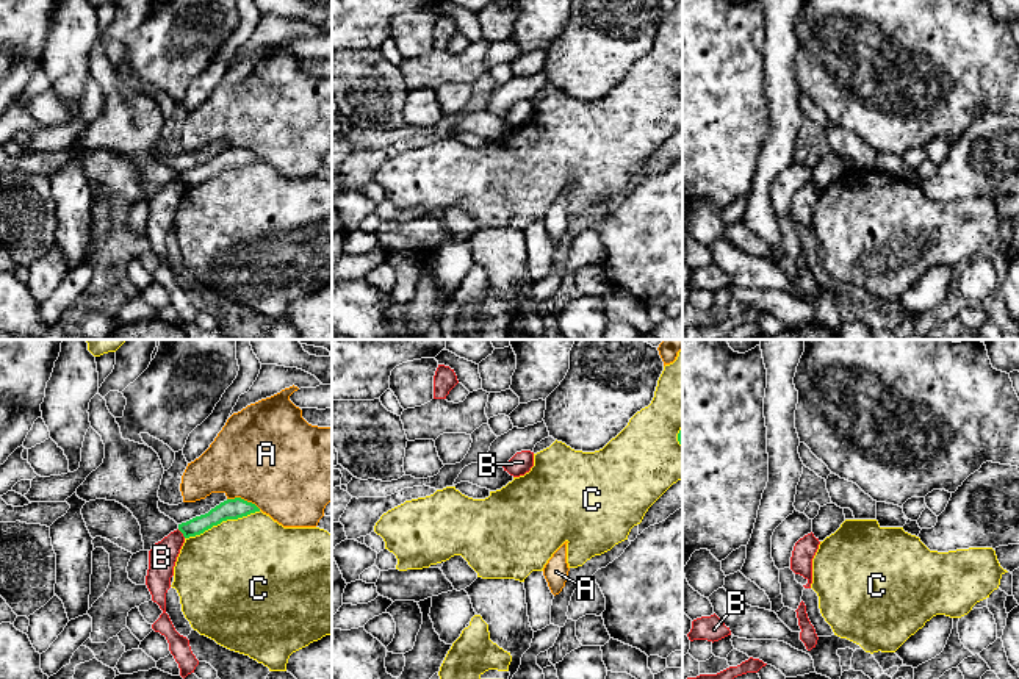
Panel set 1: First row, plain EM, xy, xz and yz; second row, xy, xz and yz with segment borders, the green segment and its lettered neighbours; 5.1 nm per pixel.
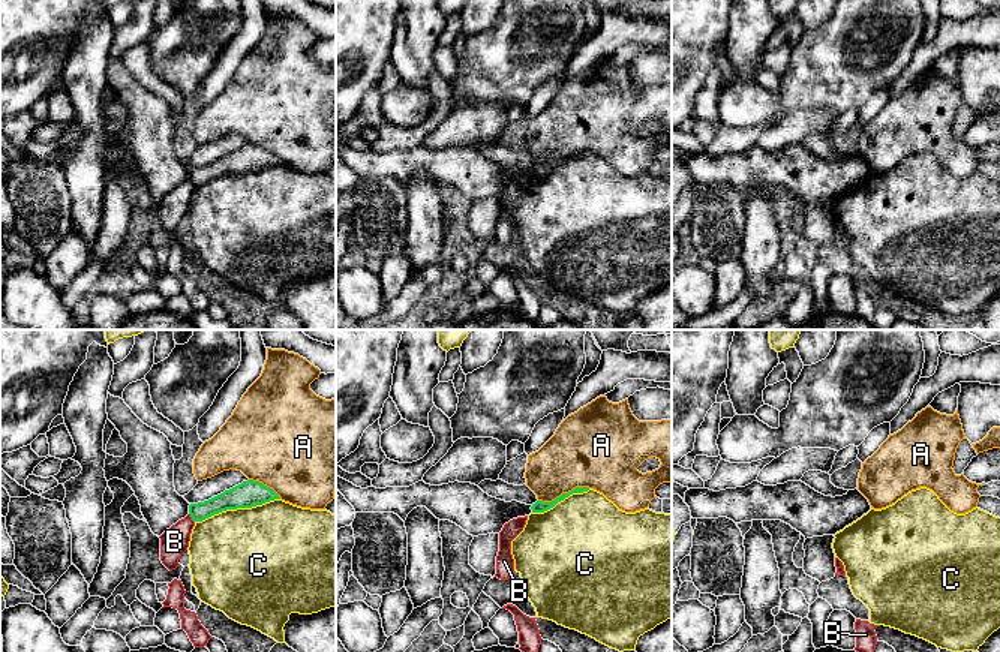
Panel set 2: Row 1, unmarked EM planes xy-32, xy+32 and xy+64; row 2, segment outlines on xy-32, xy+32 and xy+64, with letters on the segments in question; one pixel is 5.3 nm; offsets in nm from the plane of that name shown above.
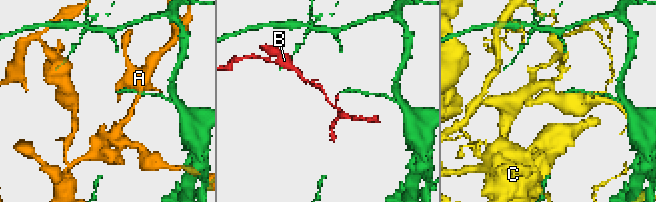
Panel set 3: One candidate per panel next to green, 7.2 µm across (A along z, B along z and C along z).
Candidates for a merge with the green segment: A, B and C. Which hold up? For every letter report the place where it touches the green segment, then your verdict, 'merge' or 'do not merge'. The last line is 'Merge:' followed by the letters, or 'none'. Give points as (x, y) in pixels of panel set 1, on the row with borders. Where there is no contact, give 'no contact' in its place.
A: contact xy (243, 499); do not merge
B: contact xy (182, 532); do not merge
C: contact xy (223, 520); do not merge
Merge: none

